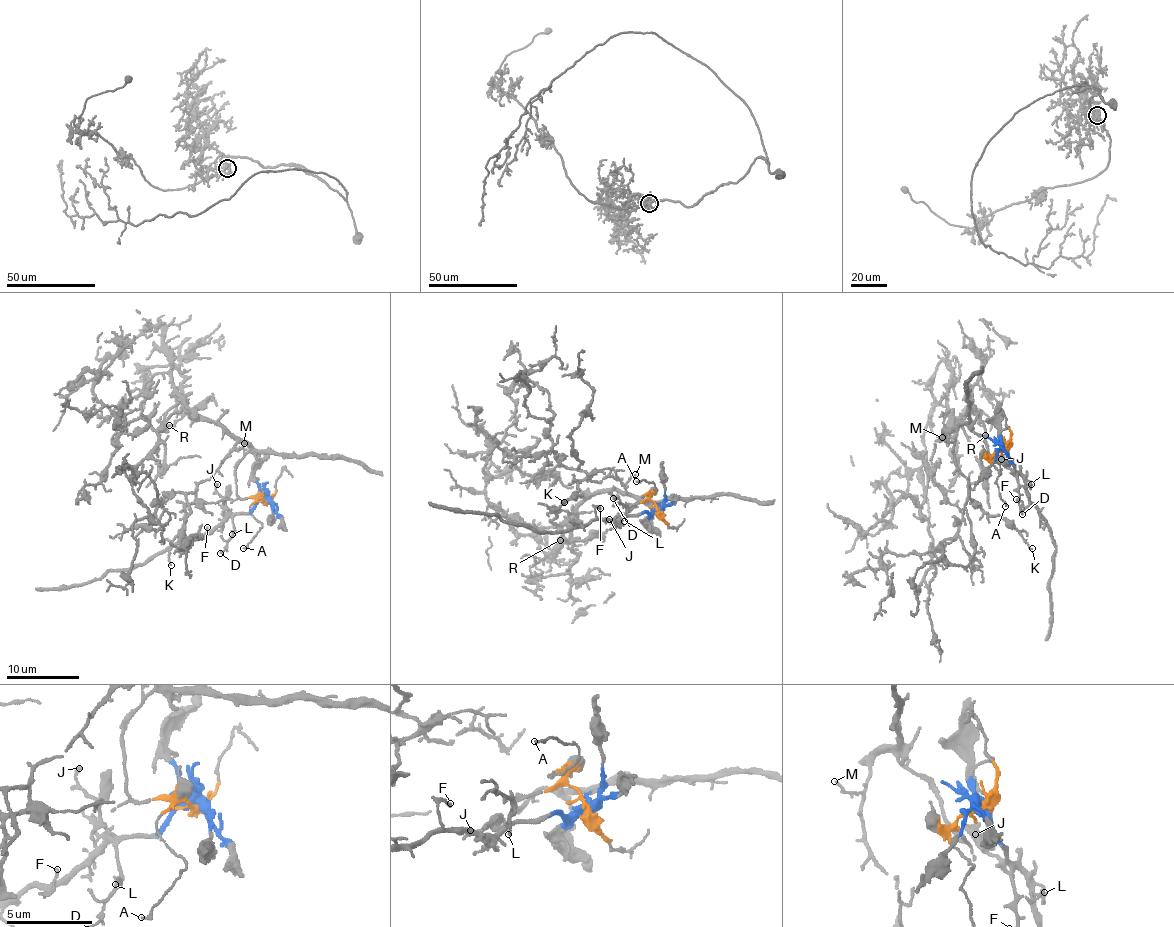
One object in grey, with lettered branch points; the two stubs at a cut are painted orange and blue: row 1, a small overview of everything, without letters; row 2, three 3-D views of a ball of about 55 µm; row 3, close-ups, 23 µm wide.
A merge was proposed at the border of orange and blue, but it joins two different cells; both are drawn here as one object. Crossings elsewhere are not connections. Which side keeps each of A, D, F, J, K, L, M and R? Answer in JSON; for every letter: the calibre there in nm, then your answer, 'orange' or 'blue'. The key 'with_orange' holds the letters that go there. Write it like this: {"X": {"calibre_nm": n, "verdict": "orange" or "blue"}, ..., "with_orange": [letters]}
{"A": {"calibre_nm": 140, "verdict": "orange"}, "D": {"calibre_nm": 140, "verdict": "blue"}, "F": {"calibre_nm": 150, "verdict": "blue"}, "J": {"calibre_nm": 170, "verdict": "blue"}, "K": {"calibre_nm": 120, "verdict": "orange"}, "L": {"calibre_nm": 100, "verdict": "blue"}, "M": {"calibre_nm": 140, "verdict": "orange"}, "R": {"calibre_nm": 150, "verdict": "orange"}, "with_orange": ["A", "K", "M", "R"]}

